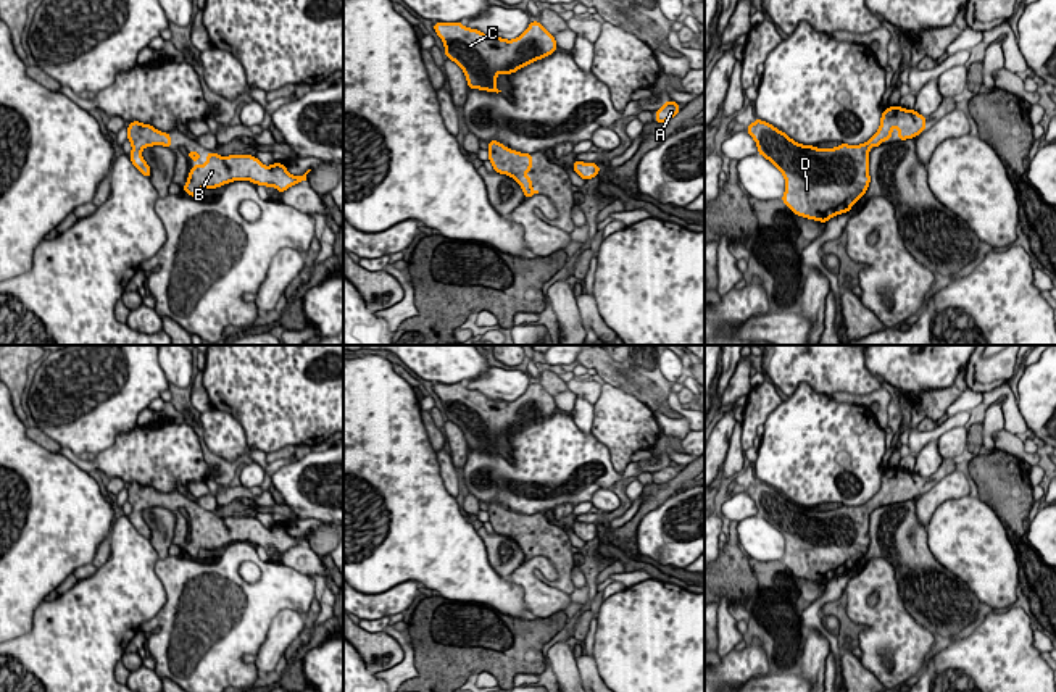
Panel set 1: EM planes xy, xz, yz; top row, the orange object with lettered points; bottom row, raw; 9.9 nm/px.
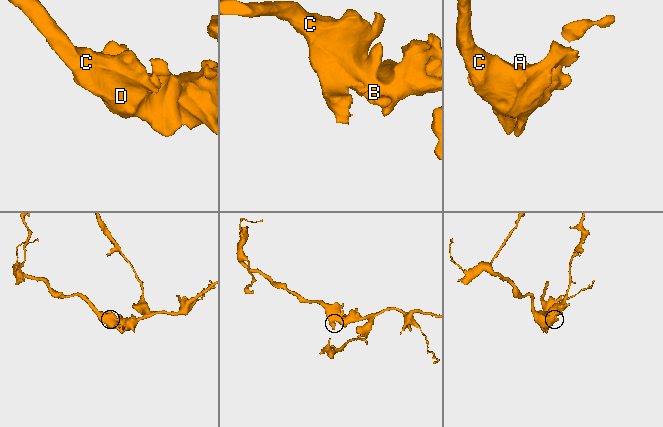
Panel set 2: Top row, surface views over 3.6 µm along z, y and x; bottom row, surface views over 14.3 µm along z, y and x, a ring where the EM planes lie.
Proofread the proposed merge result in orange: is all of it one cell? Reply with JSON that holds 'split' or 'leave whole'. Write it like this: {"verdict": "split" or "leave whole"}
{"verdict": "leave whole"}

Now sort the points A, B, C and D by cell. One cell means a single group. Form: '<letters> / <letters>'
A B C D

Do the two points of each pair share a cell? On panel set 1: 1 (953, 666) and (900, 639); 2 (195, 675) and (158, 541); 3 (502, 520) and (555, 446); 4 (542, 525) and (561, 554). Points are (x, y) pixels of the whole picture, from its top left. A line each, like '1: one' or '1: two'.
1: two
2: two
3: two
4: one

